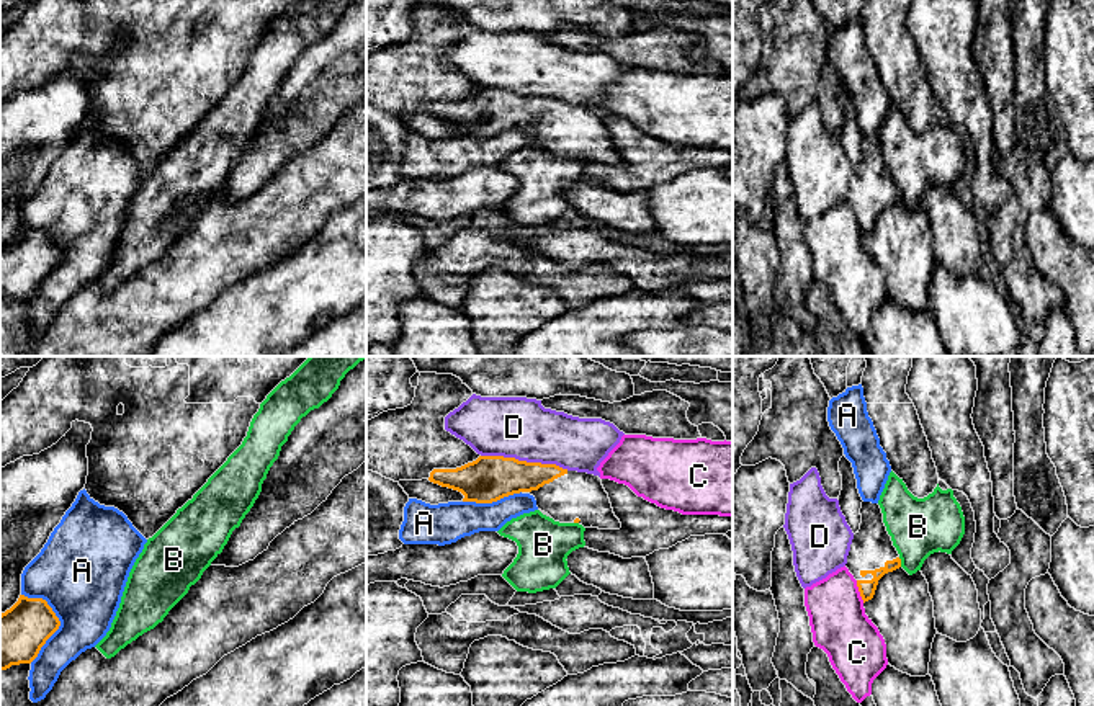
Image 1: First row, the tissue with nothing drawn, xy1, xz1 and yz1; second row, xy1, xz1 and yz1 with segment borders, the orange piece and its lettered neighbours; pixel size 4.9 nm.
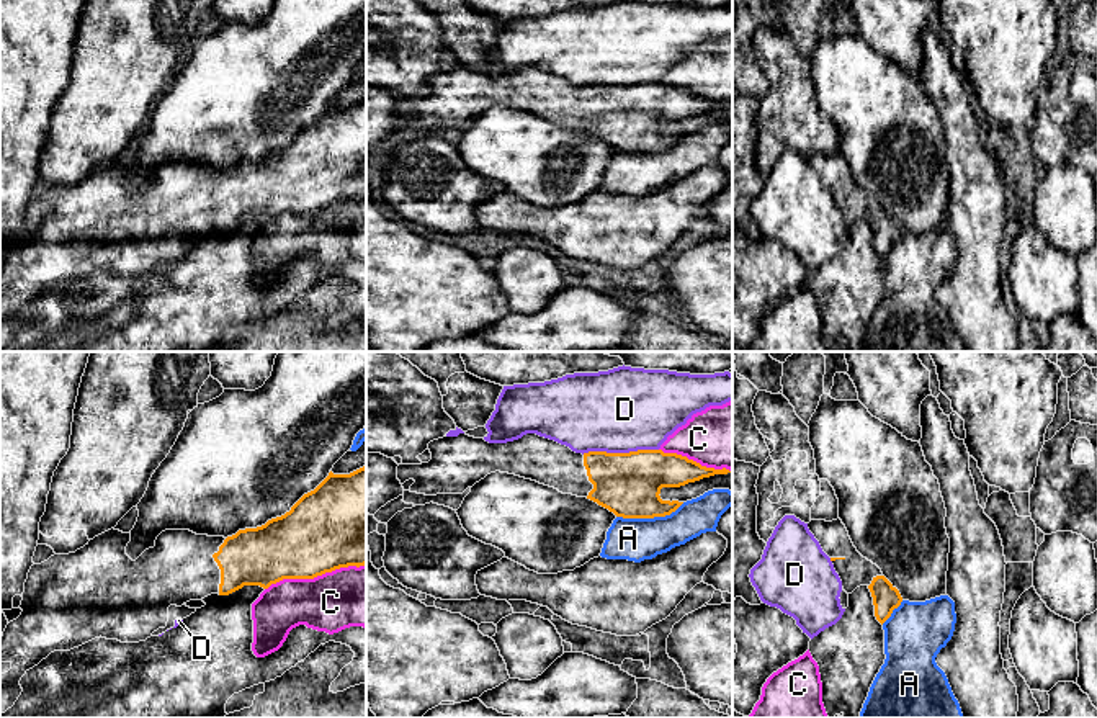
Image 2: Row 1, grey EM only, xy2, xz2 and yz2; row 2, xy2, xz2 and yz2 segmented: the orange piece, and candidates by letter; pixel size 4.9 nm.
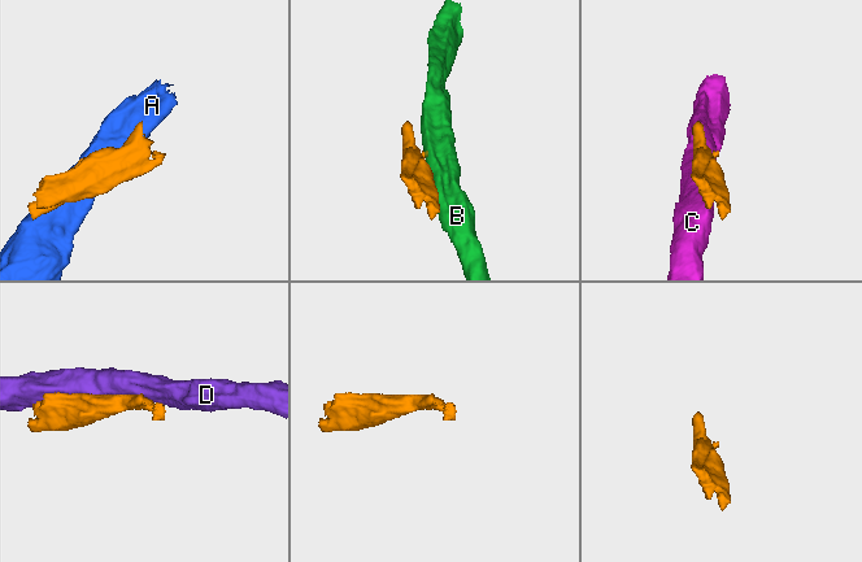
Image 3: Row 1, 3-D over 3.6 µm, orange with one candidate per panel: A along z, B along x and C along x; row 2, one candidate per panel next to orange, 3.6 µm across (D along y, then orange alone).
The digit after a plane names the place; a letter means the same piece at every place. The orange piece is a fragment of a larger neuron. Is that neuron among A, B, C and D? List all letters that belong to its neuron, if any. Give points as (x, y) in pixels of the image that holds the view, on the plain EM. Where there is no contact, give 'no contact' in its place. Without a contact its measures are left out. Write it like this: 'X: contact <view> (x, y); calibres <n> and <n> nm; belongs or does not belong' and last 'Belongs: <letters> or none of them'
A: contact xy1 (58, 254); calibres 260 and 440 nm; does not belong
B: contact yz1 (900, 196); calibres 80 and 280 nm; does not belong
C: contact xy2 (314, 210); calibres 400 and 300 nm; does not belong
D: contact xz1 (525, 95); calibres 220 and 300 nm; does not belong
Belongs: none of them

